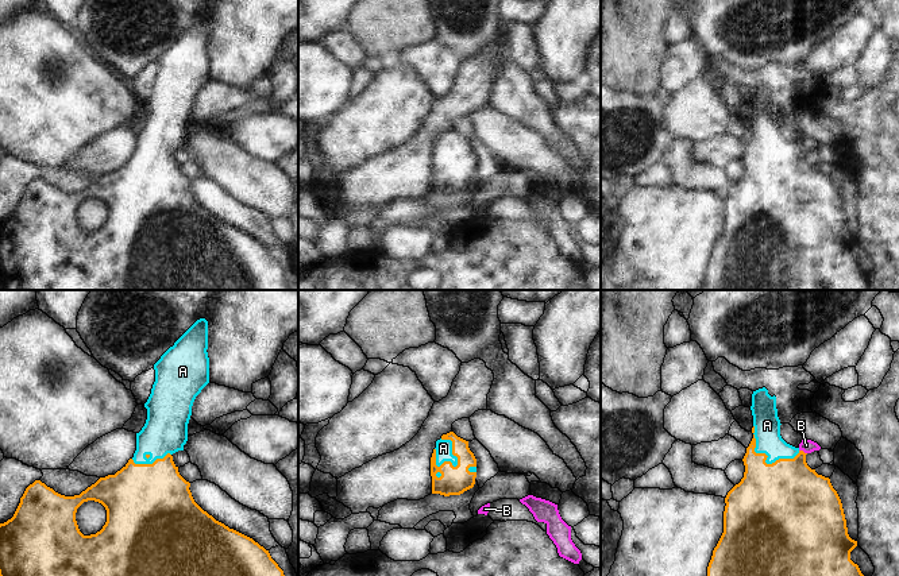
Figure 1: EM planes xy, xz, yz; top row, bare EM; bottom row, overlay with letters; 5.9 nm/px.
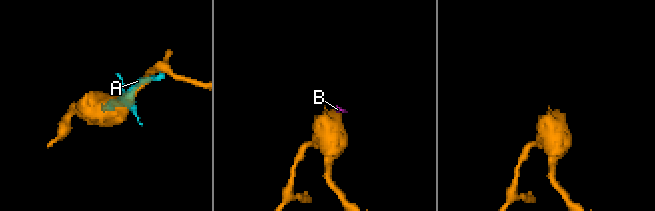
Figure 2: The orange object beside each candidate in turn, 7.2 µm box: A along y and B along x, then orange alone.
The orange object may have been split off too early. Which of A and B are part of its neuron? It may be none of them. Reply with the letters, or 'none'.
A

